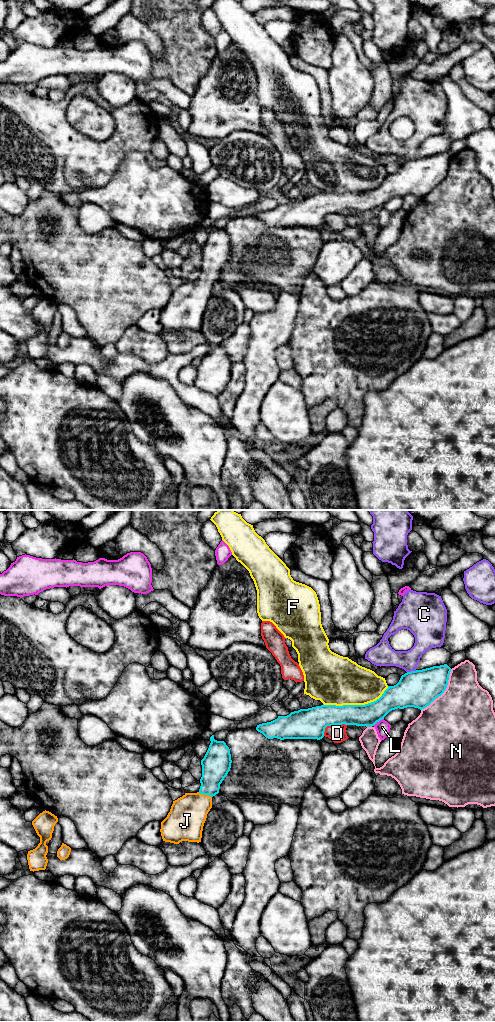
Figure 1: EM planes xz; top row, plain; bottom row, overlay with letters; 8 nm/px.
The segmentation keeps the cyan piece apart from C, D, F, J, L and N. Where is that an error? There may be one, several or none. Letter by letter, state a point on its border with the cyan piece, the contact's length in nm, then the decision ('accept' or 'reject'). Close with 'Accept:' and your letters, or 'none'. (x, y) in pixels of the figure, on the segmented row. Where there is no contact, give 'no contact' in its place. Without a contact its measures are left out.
C: xz (411, 671) | 80 nm | reject
D: xz (332, 725) | 220 nm | reject
F: xz (356, 705) | 550 nm | reject
J: xz (205, 794) | 120 nm | accept
L: xz (378, 721) | 110 nm | reject
N: xz (443, 692) | 420 nm | reject
Accept: J

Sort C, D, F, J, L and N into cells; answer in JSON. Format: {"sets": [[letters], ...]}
{"sets": [["C"], ["D"], ["F"], ["J"], ["L"], ["N"]]}

